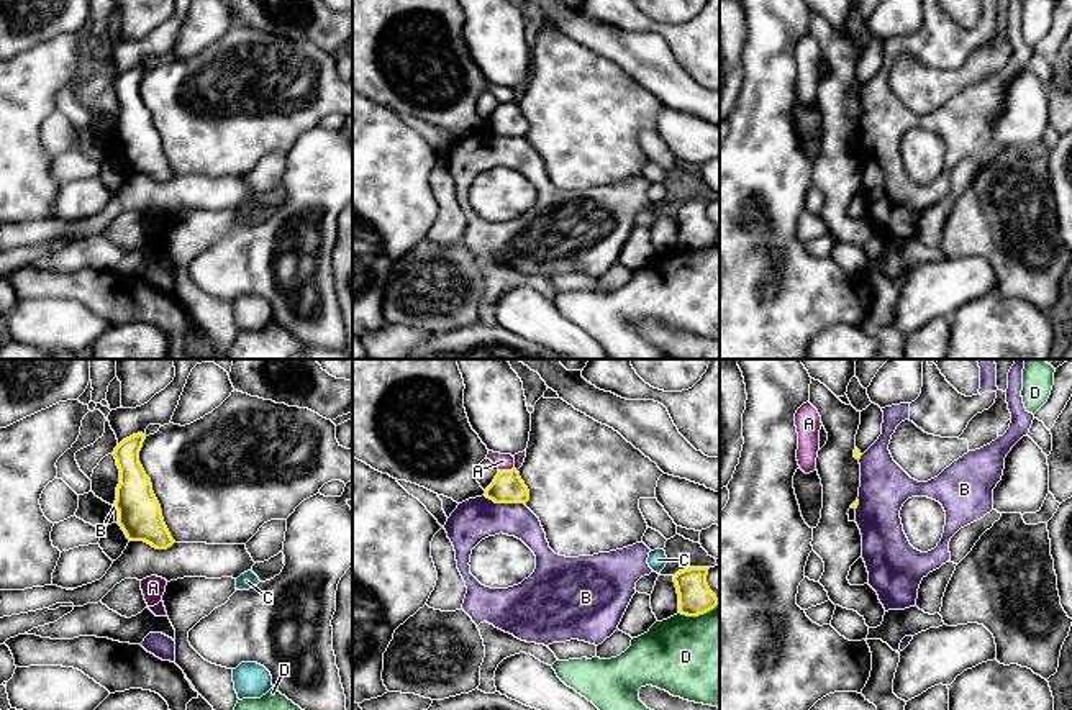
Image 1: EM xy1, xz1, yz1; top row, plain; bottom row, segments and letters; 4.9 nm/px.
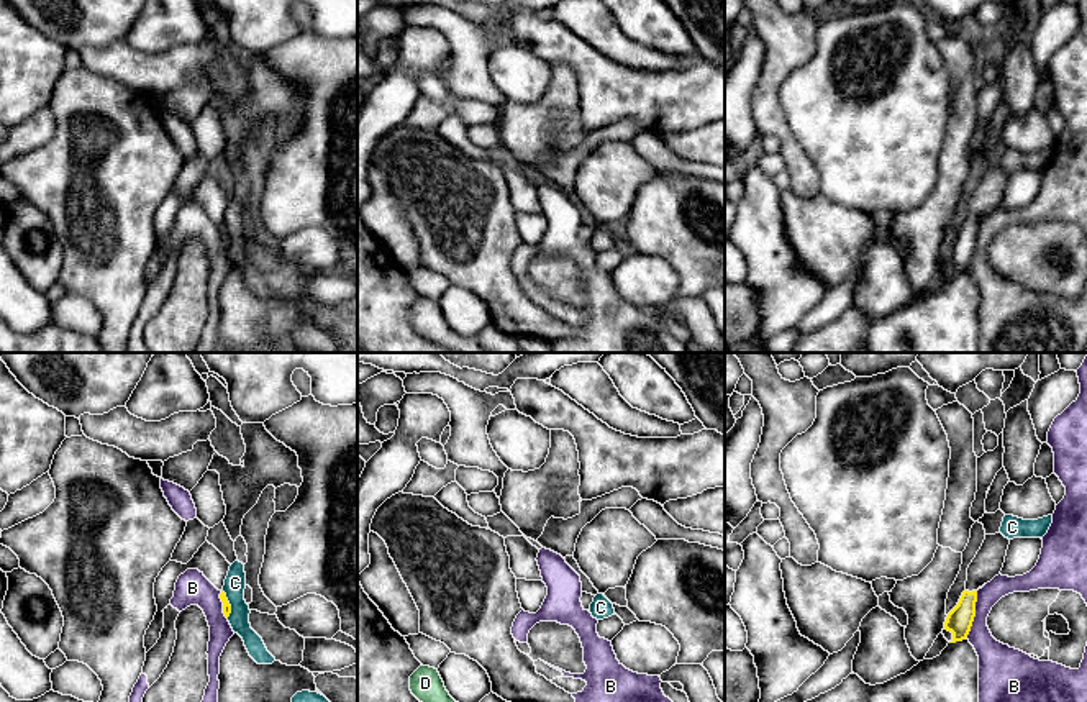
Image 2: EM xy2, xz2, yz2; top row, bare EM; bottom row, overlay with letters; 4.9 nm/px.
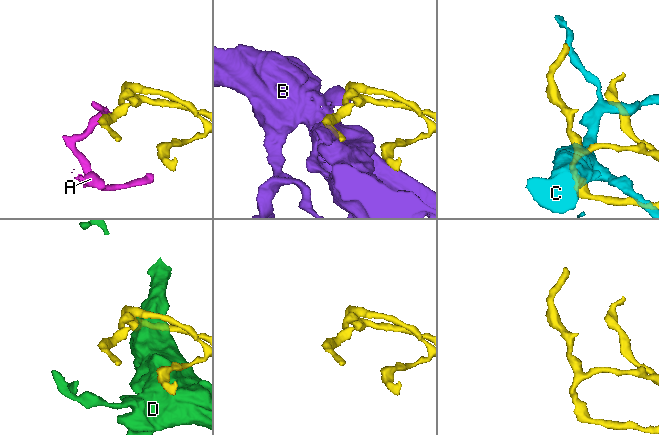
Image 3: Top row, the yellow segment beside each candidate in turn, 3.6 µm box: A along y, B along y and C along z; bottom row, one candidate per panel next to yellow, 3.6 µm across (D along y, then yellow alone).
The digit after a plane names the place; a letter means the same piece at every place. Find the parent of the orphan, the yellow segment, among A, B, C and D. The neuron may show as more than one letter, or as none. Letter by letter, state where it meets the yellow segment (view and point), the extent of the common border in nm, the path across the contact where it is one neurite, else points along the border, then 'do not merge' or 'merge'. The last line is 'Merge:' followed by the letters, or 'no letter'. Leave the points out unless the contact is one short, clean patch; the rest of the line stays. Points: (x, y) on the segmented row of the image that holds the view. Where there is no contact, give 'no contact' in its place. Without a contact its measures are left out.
A: contact xz1 (505, 471); length 80 nm; border xz1 (513, 468), (499, 471); do not merge
B: contact yz2 (974, 614); length 240 nm; do not merge
C: contact xy2 (228, 604); length 140 nm; do not merge
D: contact xz1 (699, 614); length 200 nm; do not merge
Merge: no letter

